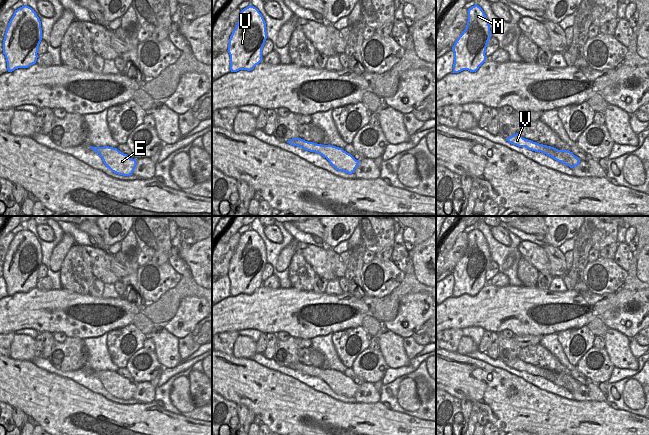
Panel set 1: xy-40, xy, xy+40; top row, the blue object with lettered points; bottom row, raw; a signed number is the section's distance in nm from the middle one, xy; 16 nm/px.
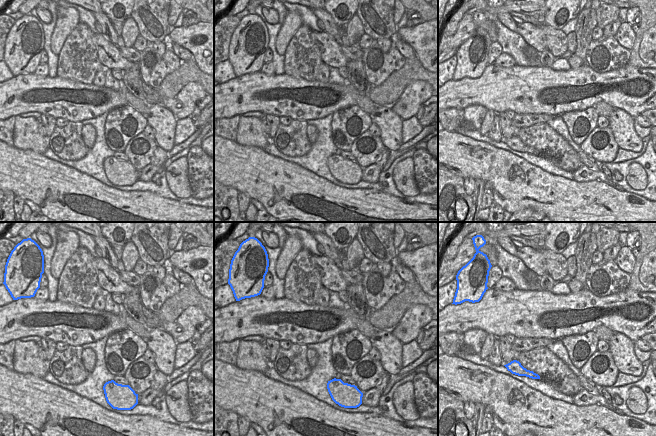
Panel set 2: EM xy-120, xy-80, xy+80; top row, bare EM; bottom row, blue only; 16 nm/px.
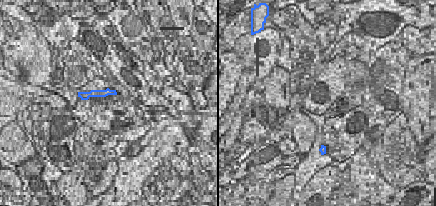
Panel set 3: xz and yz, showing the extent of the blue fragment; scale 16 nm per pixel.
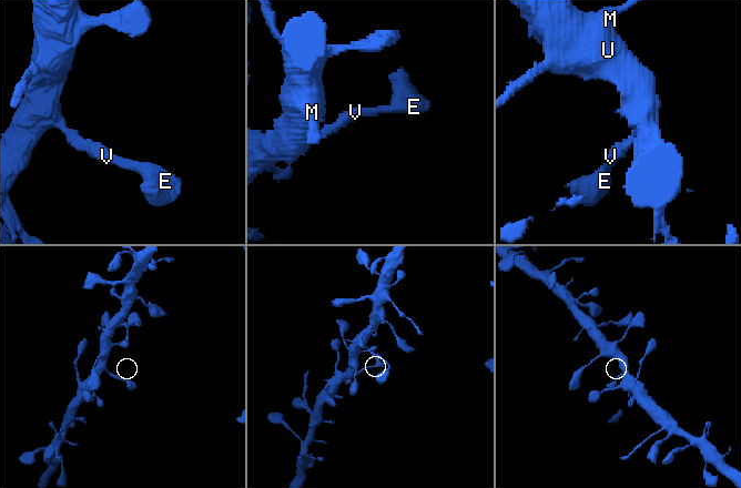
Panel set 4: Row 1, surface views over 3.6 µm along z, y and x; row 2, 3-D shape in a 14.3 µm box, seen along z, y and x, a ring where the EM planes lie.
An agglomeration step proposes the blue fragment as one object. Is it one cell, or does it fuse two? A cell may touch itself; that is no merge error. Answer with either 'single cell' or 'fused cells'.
single cell

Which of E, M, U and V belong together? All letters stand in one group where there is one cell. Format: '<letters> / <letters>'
E M U V

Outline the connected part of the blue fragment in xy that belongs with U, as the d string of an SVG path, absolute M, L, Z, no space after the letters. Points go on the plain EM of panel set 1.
M252 229L241 234L227 274L231 296L253 294L262 285L266 263L266 247L259 234Z

